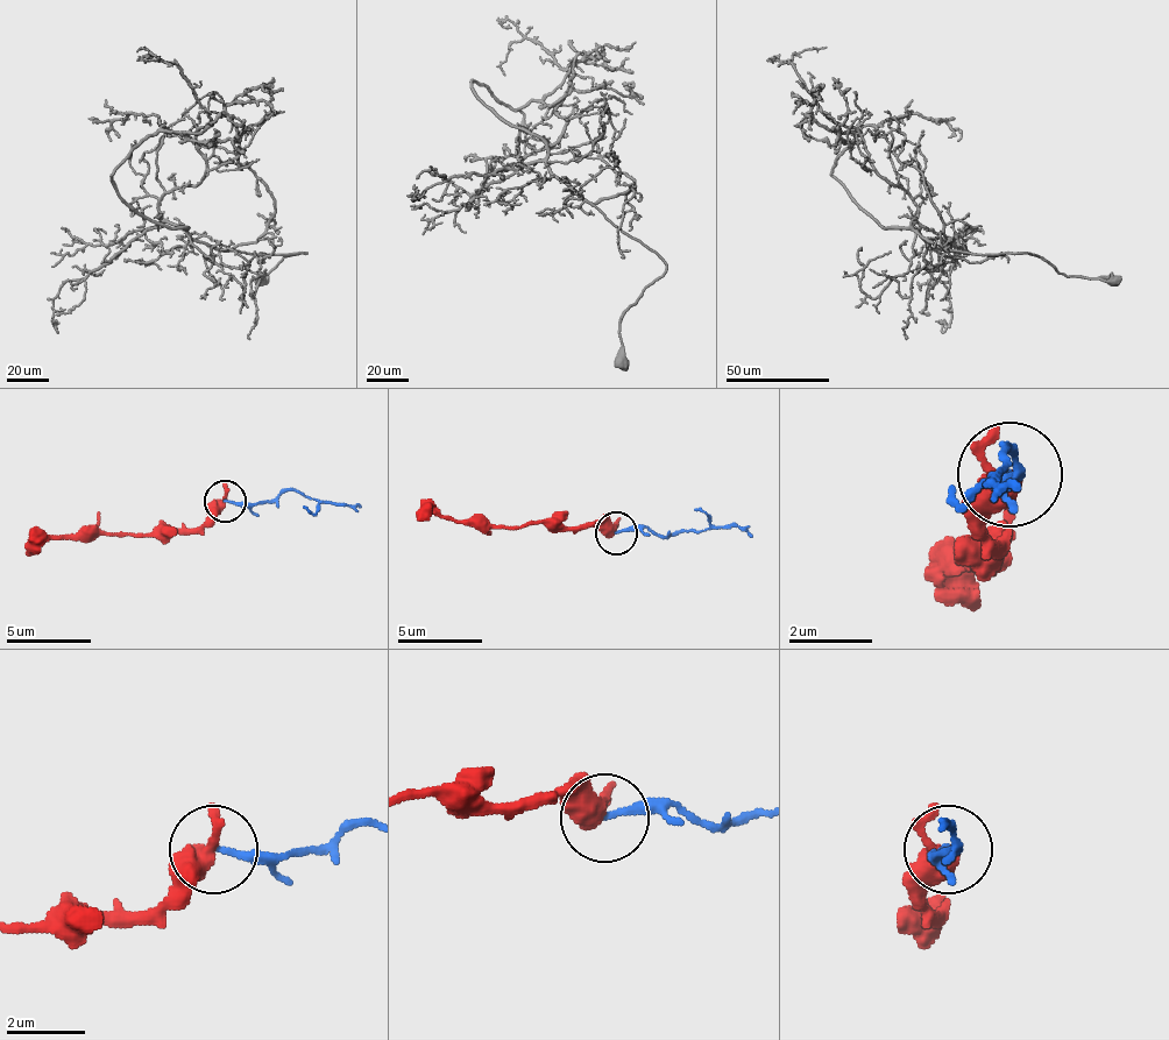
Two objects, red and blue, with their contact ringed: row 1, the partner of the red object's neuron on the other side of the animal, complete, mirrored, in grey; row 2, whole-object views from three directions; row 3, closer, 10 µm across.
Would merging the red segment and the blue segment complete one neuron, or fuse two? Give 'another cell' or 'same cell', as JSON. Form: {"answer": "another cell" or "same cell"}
{"answer": "another cell"}

